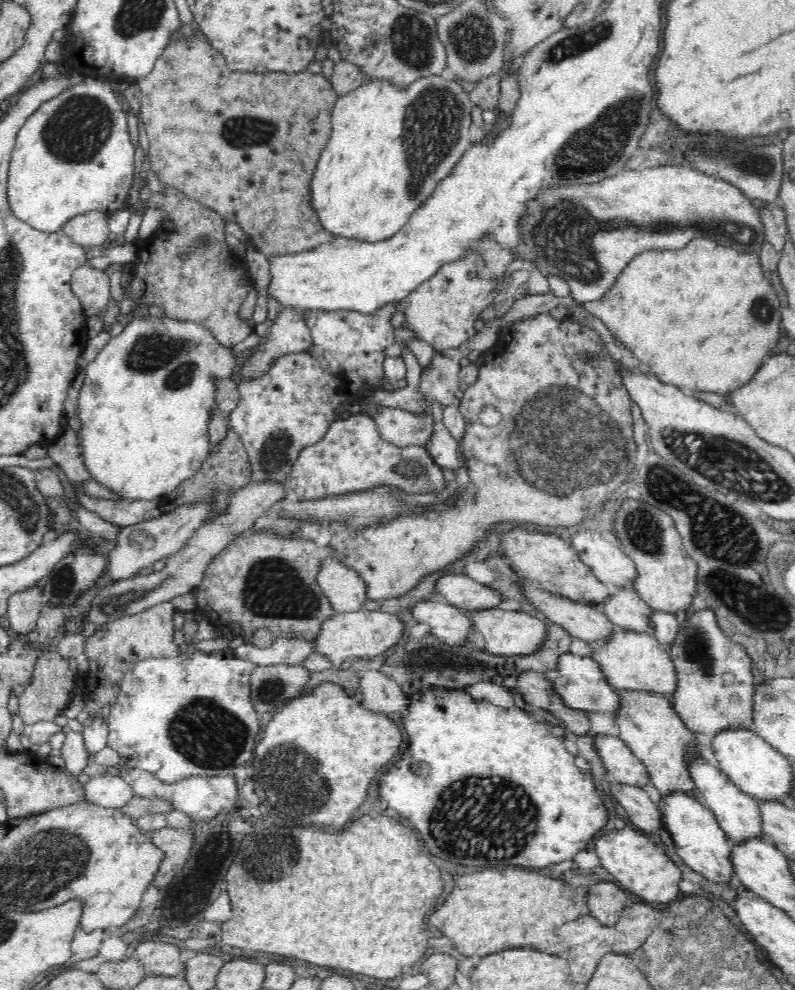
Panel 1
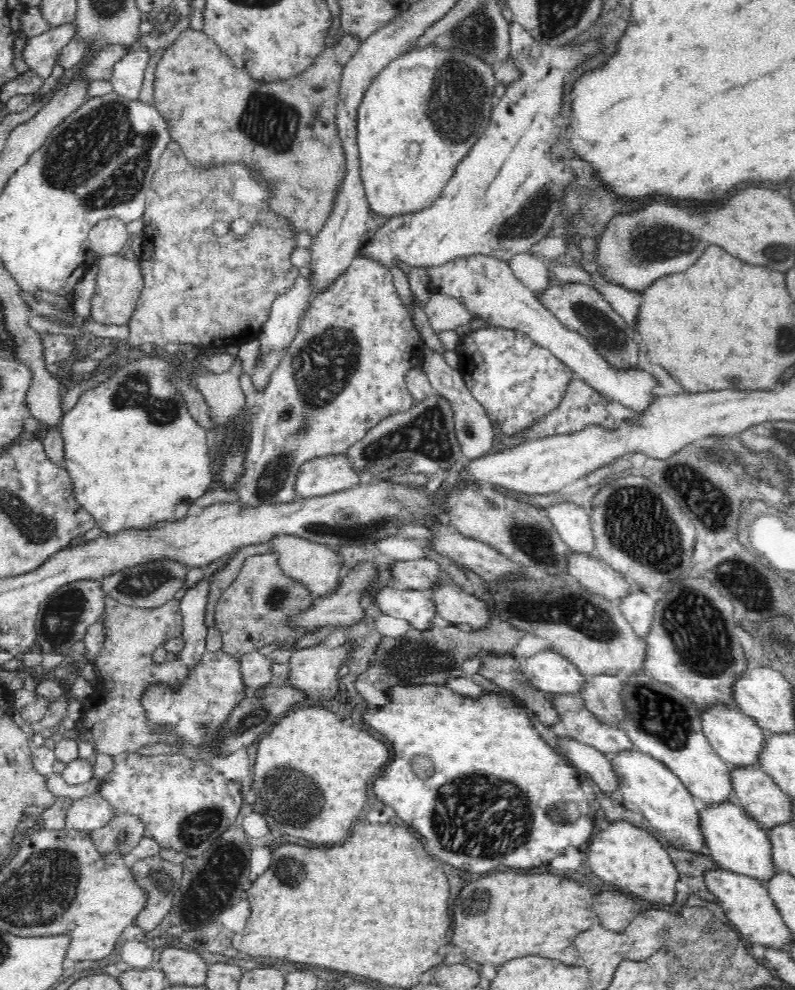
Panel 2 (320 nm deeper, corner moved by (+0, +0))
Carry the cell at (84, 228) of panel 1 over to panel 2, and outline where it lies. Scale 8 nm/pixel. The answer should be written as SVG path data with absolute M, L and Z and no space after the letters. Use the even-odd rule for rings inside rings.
M106 218L89 230L89 248L95 258L122 255L128 248L131 235L118 218Z

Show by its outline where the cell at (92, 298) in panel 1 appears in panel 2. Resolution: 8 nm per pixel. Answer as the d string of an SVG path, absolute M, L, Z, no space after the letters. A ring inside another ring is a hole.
M104 255L94 262L97 264L98 273L95 278L94 292L90 296L90 318L104 326L126 325L134 312L136 299L141 291L138 259L126 259L122 255Z

